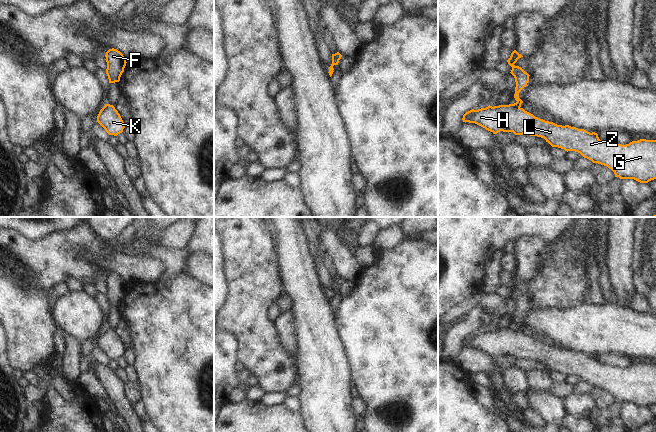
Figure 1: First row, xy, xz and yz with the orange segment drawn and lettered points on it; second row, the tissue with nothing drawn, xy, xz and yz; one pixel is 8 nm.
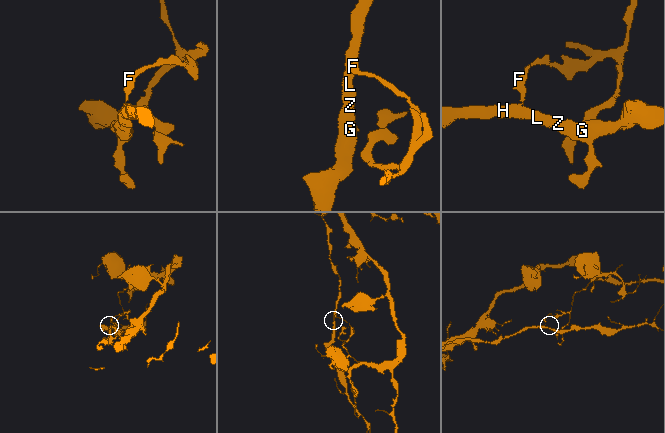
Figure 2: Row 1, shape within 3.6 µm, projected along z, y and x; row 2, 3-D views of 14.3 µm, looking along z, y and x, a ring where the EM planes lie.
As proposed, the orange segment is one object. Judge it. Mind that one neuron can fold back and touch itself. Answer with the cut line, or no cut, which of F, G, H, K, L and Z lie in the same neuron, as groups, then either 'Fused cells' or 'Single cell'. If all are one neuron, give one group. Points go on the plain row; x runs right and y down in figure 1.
Split along yz (513, 328), (519, 332). Groups: F / G H K L Z. Fused cells.

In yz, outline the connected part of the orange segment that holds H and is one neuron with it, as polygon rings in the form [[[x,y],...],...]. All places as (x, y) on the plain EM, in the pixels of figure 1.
[[[514,328],[494,331],[489,329],[478,334],[472,333],[463,339],[462,344],[463,346],[475,347],[494,358],[503,355],[513,356],[515,359],[526,358],[544,362],[552,371],[558,371],[567,376],[578,376],[593,387],[607,390],[614,396],[615,401],[620,403],[634,403],[640,407],[648,407],[656,403],[656,364],[640,363],[626,369],[601,365],[595,356],[590,357],[584,353],[545,345]]]

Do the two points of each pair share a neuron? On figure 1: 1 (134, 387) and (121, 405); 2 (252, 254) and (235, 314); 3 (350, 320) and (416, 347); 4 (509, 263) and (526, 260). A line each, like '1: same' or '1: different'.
1: different
2: same
3: same
4: different

